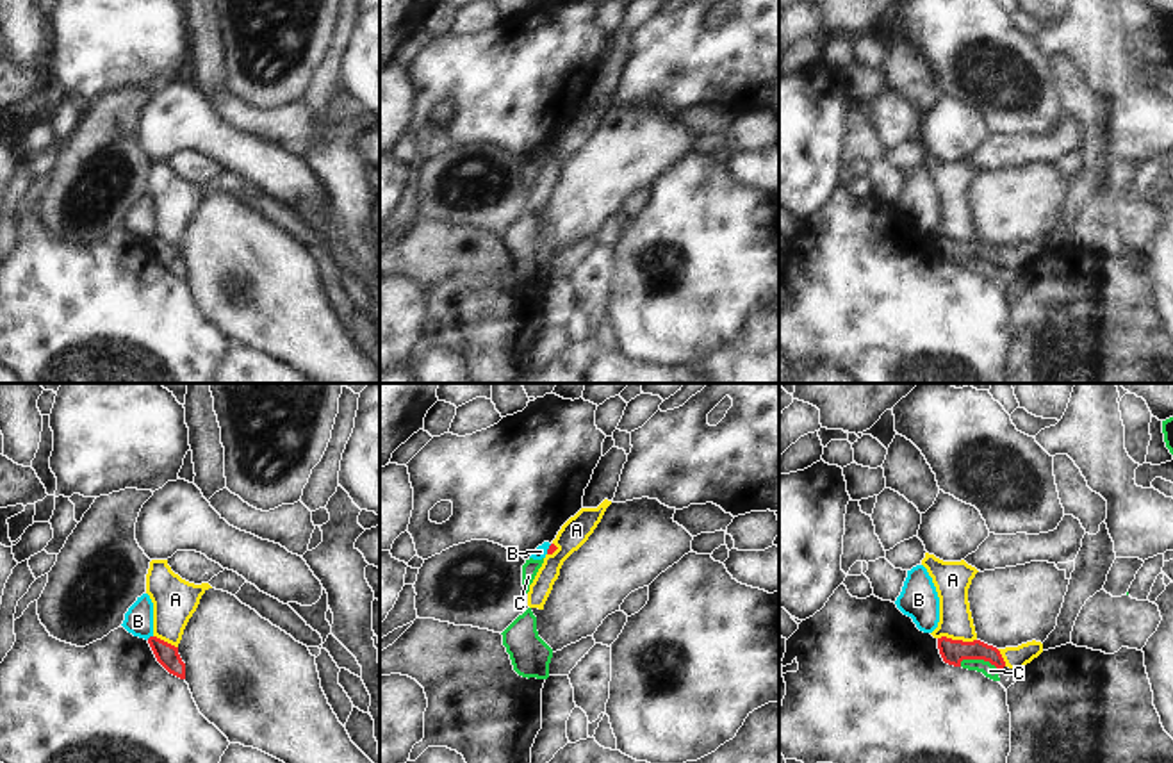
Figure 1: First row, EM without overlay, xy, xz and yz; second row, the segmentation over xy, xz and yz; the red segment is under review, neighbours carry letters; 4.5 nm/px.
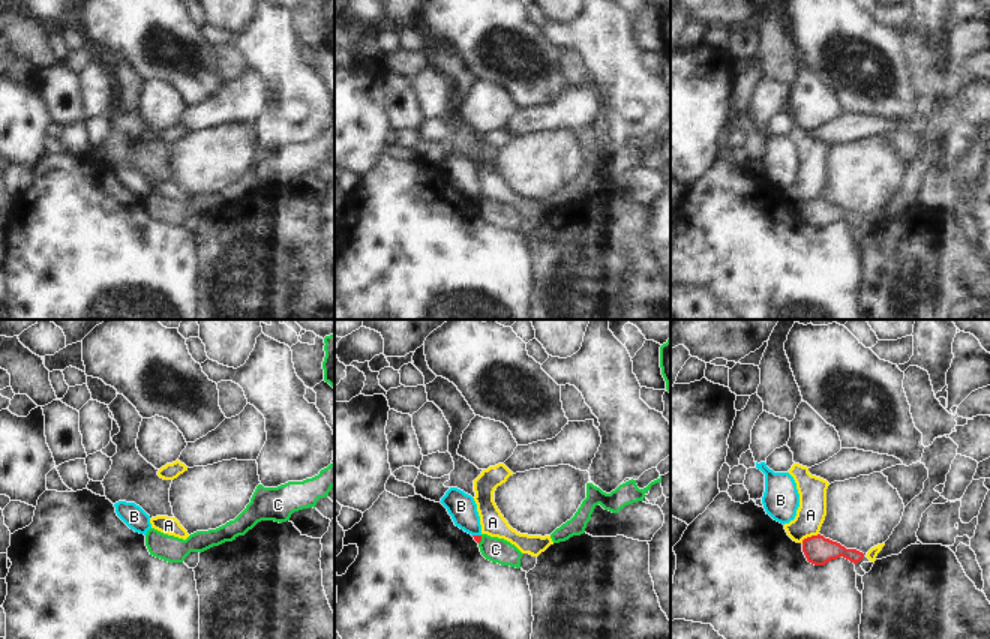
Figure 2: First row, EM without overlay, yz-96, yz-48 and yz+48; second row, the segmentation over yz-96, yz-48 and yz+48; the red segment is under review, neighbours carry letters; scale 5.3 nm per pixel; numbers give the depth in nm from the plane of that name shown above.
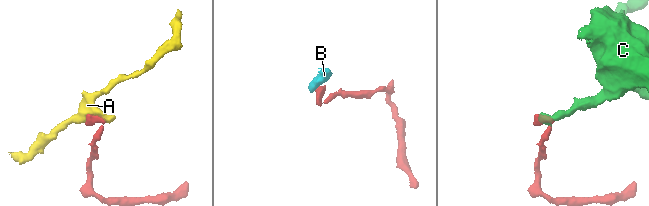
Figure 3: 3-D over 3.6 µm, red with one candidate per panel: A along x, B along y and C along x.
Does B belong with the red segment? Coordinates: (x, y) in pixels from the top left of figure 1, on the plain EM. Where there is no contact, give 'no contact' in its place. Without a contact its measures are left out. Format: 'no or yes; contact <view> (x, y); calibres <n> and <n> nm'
no; contact xy (150, 237); calibres 100 and 130 nm

